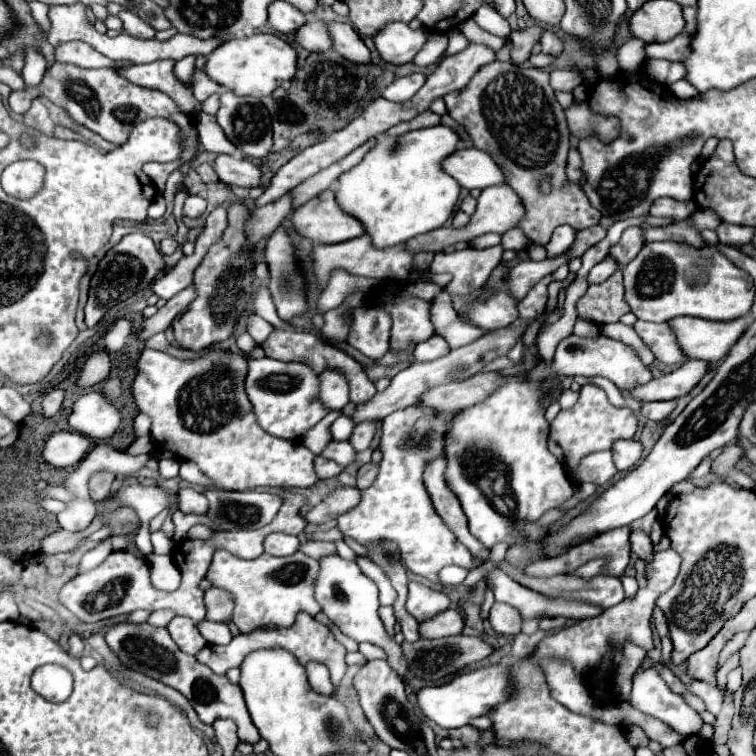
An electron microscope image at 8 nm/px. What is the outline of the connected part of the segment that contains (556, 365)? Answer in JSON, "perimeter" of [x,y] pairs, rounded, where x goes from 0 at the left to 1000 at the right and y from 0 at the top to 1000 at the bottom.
{"perimeter":[[[753,443],[747,446],[734,464],[734,472],[729,480],[713,475],[713,480],[705,485],[705,491],[694,493],[694,501],[705,501],[705,504],[721,504],[724,499],[761,499],[761,496],[774,496],[774,499],[803,499],[806,504],[811,504],[819,515],[840,515],[845,509],[858,507],[861,499],[861,488],[856,483],[848,480],[848,475],[843,475],[843,470],[837,470],[837,464],[832,464],[832,459],[827,459],[827,454],[821,451],[811,451],[806,446],[792,443],[790,448],[774,448],[774,446],[763,446],[763,443]]]}

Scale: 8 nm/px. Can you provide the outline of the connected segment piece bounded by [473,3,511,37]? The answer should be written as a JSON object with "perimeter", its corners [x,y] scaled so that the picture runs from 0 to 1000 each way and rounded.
{"perimeter":[[[639,4],[639,7],[628,15],[626,25],[631,28],[634,36],[639,36],[642,41],[647,41],[647,44],[652,44],[652,46],[657,46],[657,49],[673,49],[673,44],[676,44],[673,30],[671,30],[668,25],[663,25],[663,20],[657,20],[657,17],[652,15],[652,9],[647,9],[644,4]]]}

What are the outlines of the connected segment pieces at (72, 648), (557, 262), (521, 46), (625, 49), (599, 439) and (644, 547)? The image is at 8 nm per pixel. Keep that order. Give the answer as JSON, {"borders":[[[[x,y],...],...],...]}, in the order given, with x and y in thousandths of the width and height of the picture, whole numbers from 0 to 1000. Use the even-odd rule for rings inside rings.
{"borders":[[[[94,840],[91,843],[91,866],[94,869],[107,869],[112,858],[112,848],[104,840]]],[[[753,332],[734,343],[718,343],[718,345],[687,345],[681,353],[673,356],[673,380],[676,388],[684,390],[684,396],[692,396],[697,385],[721,364],[734,361],[742,351],[753,348]]],[[[702,36],[702,38],[692,38],[692,41],[679,41],[676,44],[676,83],[681,86],[692,86],[700,73],[702,73],[702,62],[708,60],[708,54],[716,49],[716,36]]],[[[840,49],[827,54],[816,67],[816,78],[821,83],[821,91],[827,91],[827,94],[843,91],[848,86],[851,75],[853,75],[853,57]]],[[[774,509],[769,515],[766,530],[747,544],[739,544],[734,557],[729,560],[726,573],[726,597],[737,604],[737,610],[750,618],[747,626],[758,639],[758,647],[766,649],[766,628],[763,615],[766,610],[787,597],[808,594],[808,589],[819,581],[835,581],[843,570],[843,554],[832,538],[811,538],[800,522],[800,517],[790,509]]],[[[837,700],[835,702],[835,726],[837,726],[837,731],[848,742],[853,742],[853,758],[851,761],[856,763],[858,761],[858,747],[864,742],[864,718],[861,718],[858,708],[851,705],[851,702],[845,702],[845,700]]]]}

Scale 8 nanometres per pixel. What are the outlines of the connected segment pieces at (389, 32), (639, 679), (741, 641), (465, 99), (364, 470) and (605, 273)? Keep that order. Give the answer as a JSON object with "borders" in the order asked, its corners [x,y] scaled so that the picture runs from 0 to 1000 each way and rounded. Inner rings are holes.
{"borders":[[[[517,30],[509,38],[504,38],[504,44],[499,44],[493,49],[493,54],[496,54],[499,67],[504,70],[507,81],[533,86],[533,83],[546,81],[546,75],[562,60],[565,49],[567,49],[567,44],[562,36],[544,38],[536,30]]],[[[866,885],[843,888],[837,896],[837,914],[832,930],[845,940],[874,951],[877,956],[888,959],[901,972],[919,972],[925,970],[930,951],[917,940],[903,922],[893,919],[882,903],[872,896]]],[[[988,835],[978,836],[960,851],[959,856],[955,858],[952,864],[948,886],[952,885],[954,880],[959,877],[959,874],[964,870],[966,866],[975,862],[978,858],[980,858],[984,854],[989,841],[991,841],[991,836]]],[[[649,81],[639,86],[623,107],[607,118],[597,120],[586,128],[594,152],[615,168],[620,176],[626,192],[652,208],[652,213],[668,226],[671,245],[679,247],[679,253],[692,263],[694,269],[694,290],[689,290],[687,300],[694,306],[694,311],[713,324],[724,324],[729,316],[729,308],[739,298],[755,298],[761,303],[769,303],[769,292],[784,292],[784,298],[792,295],[795,282],[779,269],[774,255],[769,253],[769,245],[755,242],[747,234],[747,218],[750,218],[750,200],[753,200],[753,171],[747,160],[747,149],[742,147],[742,139],[734,131],[734,120],[726,112],[726,102],[689,102],[684,99],[681,89],[668,89],[665,81]],[[718,237],[726,237],[729,253],[716,255],[713,245]]],[[[491,612],[480,615],[480,618],[475,620],[475,626],[472,626],[472,644],[475,644],[475,647],[491,644],[491,639],[496,636],[496,631],[499,631],[499,618],[493,618]]],[[[803,340],[803,343],[798,343],[795,348],[790,348],[790,353],[784,353],[784,356],[779,358],[776,374],[779,374],[779,377],[784,377],[784,374],[798,374],[811,358],[816,358],[816,348],[813,348],[808,340]]]]}

